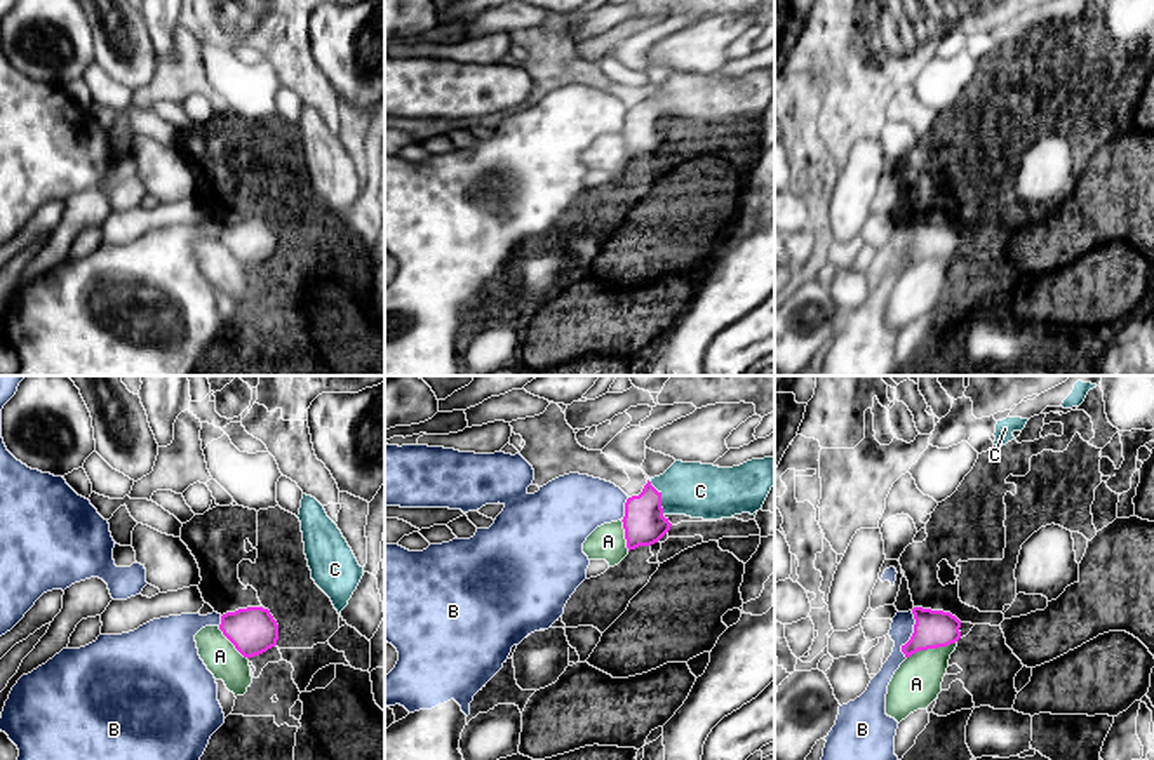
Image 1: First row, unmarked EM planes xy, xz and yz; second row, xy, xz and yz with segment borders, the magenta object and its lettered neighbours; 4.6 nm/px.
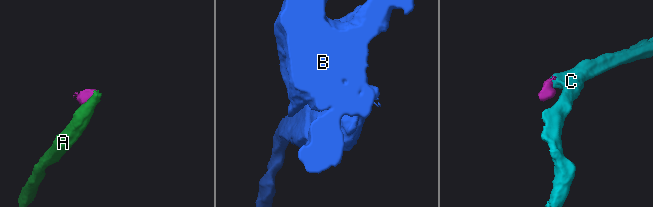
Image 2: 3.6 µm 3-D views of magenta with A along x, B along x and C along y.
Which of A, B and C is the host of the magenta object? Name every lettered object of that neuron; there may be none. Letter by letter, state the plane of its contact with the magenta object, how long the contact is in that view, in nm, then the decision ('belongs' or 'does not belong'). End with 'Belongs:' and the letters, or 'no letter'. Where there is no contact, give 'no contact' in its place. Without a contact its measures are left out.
A: contact in yz; length 240 nm; does not belong
B: contact in yz; length 220 nm; does not belong
C: contact in xz; length 180 nm; belongs
Belongs: C

